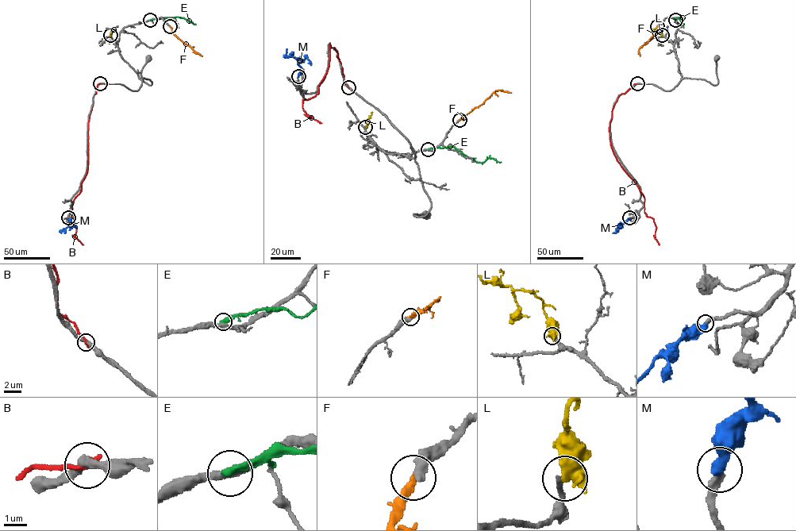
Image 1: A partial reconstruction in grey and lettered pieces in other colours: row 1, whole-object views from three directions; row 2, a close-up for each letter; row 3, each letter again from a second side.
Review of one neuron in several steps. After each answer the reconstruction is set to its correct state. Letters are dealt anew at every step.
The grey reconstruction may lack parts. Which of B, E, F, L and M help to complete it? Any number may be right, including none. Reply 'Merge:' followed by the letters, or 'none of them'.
Merge: F, M

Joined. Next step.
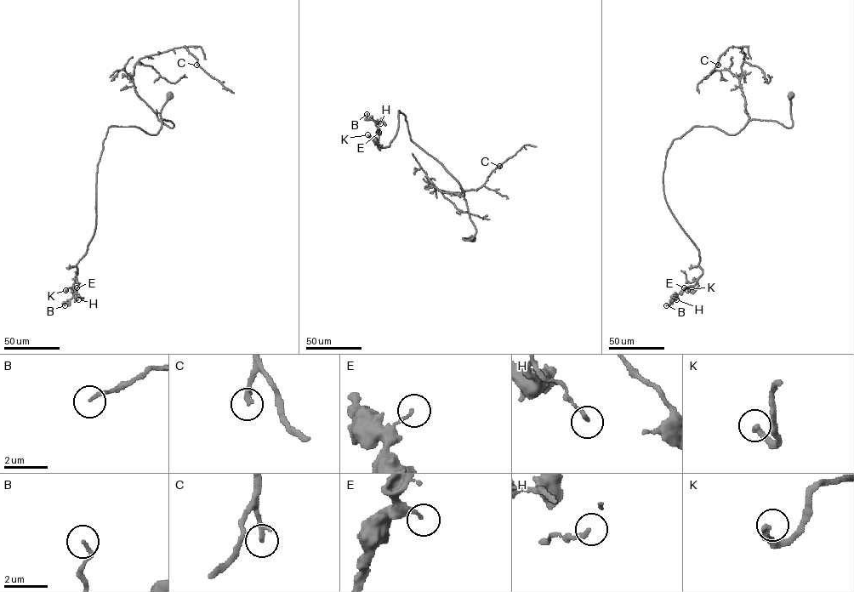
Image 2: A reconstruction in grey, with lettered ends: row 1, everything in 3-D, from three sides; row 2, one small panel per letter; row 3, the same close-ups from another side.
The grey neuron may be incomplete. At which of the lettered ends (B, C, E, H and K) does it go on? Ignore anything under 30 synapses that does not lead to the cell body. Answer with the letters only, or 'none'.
K

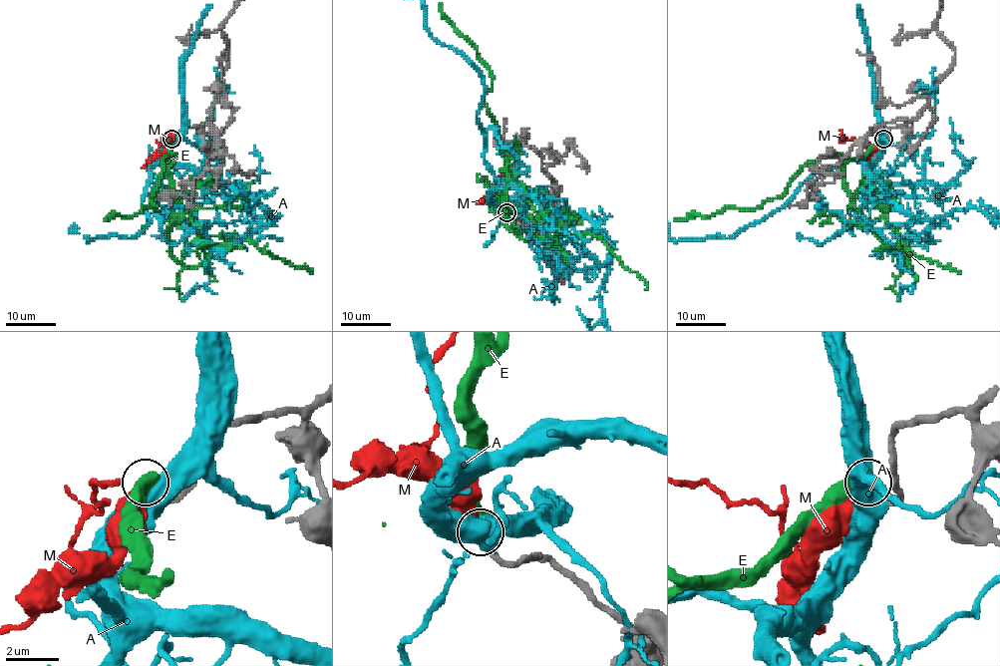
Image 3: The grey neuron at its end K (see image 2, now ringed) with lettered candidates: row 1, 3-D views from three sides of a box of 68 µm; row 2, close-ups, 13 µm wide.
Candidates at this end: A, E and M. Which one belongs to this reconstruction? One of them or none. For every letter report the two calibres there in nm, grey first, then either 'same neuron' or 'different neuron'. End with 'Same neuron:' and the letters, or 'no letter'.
A: 360/550 nm | different neuron
E: 260/500 nm | different neuron
M: 260/300 nm | same neuron
Same neuron: M

